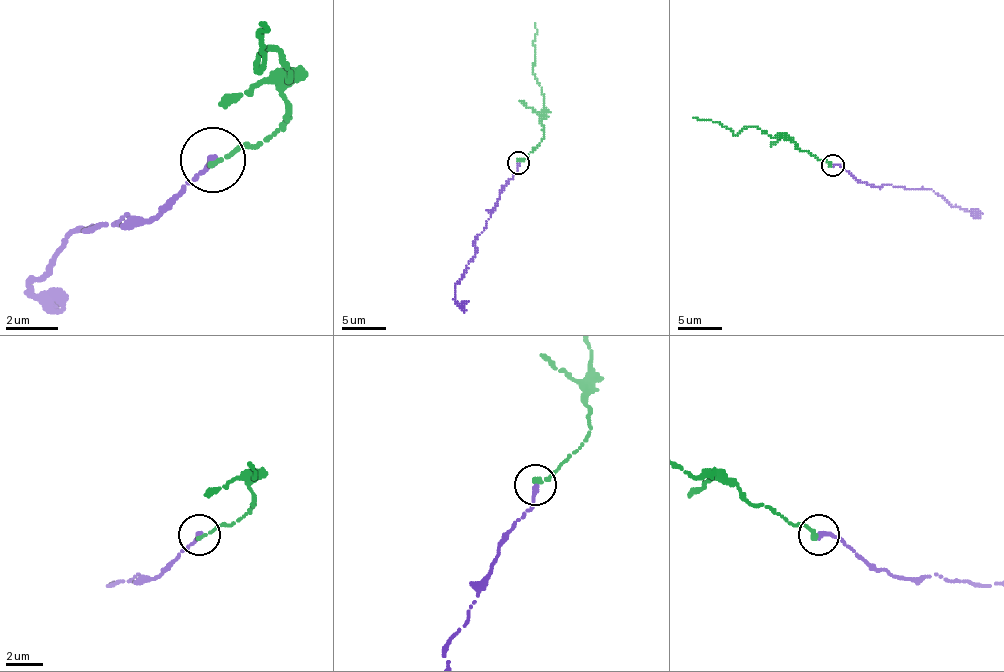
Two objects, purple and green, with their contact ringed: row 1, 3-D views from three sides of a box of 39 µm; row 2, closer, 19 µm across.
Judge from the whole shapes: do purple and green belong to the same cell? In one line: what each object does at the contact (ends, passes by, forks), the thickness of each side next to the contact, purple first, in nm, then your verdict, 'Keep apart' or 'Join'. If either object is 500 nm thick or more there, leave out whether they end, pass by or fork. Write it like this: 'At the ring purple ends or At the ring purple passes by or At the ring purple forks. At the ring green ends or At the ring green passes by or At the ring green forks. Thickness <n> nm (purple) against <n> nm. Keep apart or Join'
At the ring purple ends. At the ring green ends. Thickness 280 nm (purple) against 260 nm. Join

